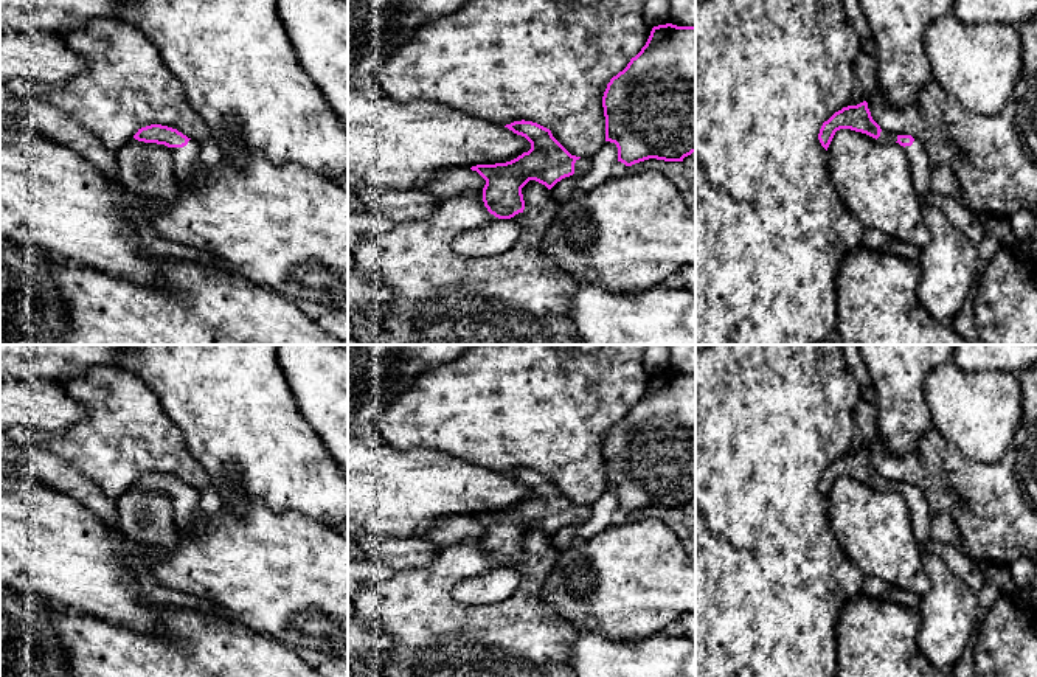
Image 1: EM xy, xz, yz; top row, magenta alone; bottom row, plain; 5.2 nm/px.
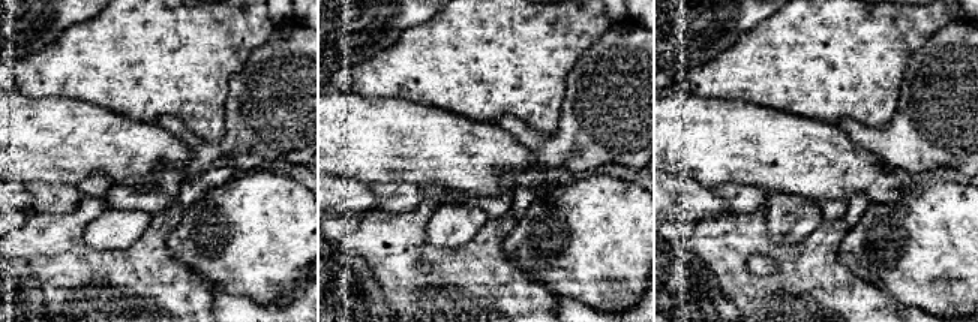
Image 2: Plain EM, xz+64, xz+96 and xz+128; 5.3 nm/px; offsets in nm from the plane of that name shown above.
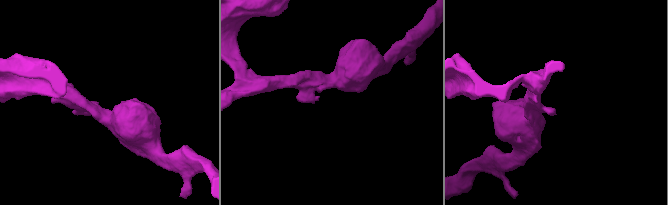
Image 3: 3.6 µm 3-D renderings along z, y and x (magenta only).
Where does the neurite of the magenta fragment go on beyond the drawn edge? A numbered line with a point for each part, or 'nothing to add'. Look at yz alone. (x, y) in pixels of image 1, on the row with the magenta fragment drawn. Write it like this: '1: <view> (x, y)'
1: yz (919, 163)

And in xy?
1: xy (187, 159)

